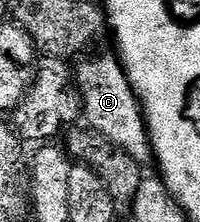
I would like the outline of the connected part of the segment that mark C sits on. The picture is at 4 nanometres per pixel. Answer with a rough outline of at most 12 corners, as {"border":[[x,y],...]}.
{"border":[[117,57],[74,70],[87,127],[139,164],[147,121]]}

